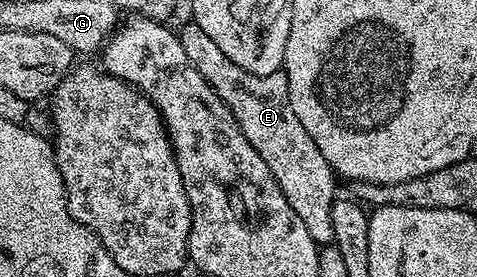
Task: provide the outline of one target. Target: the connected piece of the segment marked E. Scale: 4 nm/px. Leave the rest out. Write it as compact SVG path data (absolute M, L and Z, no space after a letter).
M187 23L180 29L182 46L192 62L192 67L204 75L204 79L220 95L220 99L232 111L240 131L244 131L244 139L256 147L256 155L268 163L268 171L272 171L272 179L284 191L284 199L288 199L288 207L300 215L304 227L308 227L308 235L318 246L332 245L334 232L332 231L332 207L336 200L334 194L334 181L336 174L334 169L320 155L320 147L312 143L312 135L304 131L304 123L296 119L296 111L292 111L290 92L288 91L288 79L285 72L279 71L272 75L252 75L244 71L220 46L207 35L200 31L200 27L193 23Z

